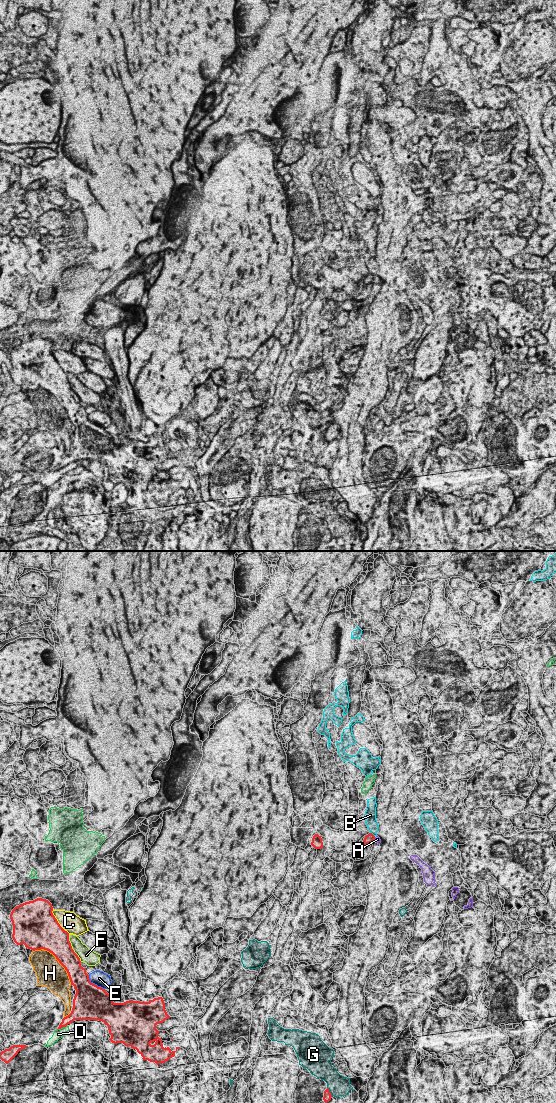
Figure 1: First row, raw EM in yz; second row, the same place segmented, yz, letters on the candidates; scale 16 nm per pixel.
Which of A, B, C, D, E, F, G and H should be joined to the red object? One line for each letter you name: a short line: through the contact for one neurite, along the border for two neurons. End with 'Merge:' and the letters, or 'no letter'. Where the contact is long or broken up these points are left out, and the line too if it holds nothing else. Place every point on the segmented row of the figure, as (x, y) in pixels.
Merge: A

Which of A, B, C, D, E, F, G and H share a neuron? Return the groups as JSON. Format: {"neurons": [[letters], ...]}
{"neurons": [["A"], ["B"], ["C"], ["D"], ["E"], ["F"], ["G"], ["H"]]}

